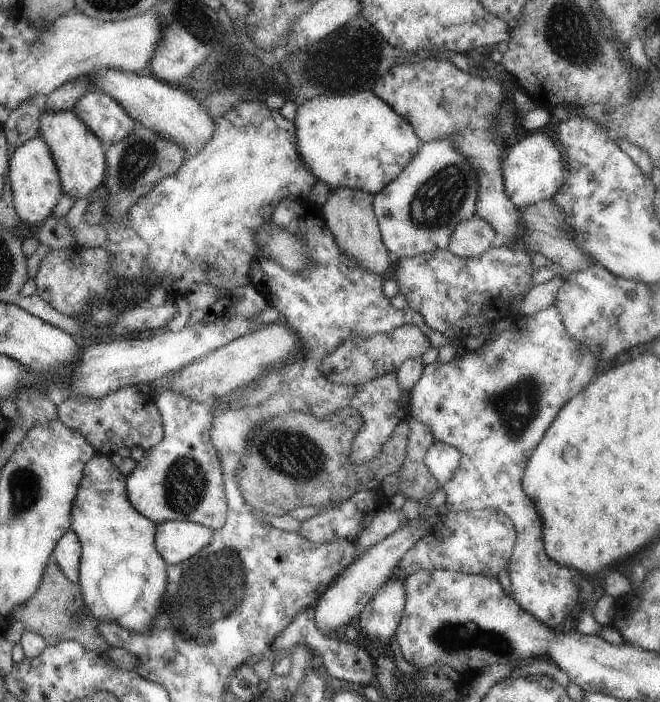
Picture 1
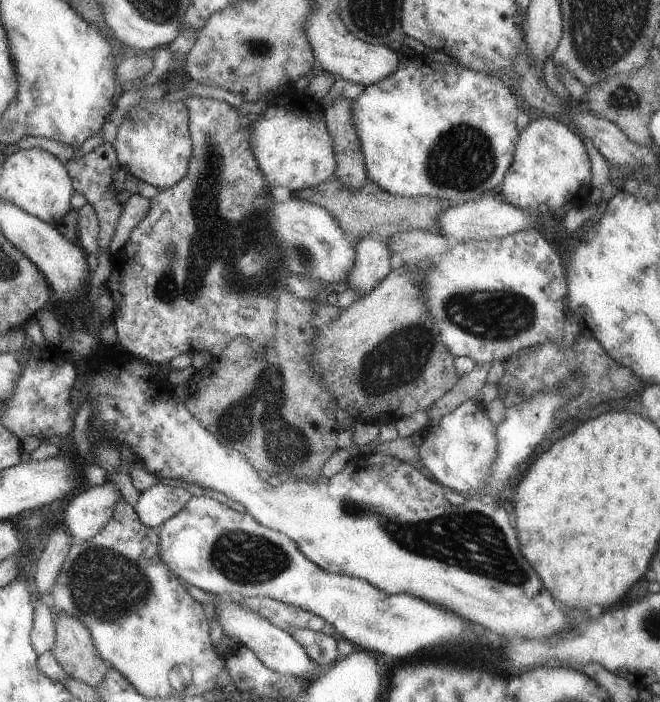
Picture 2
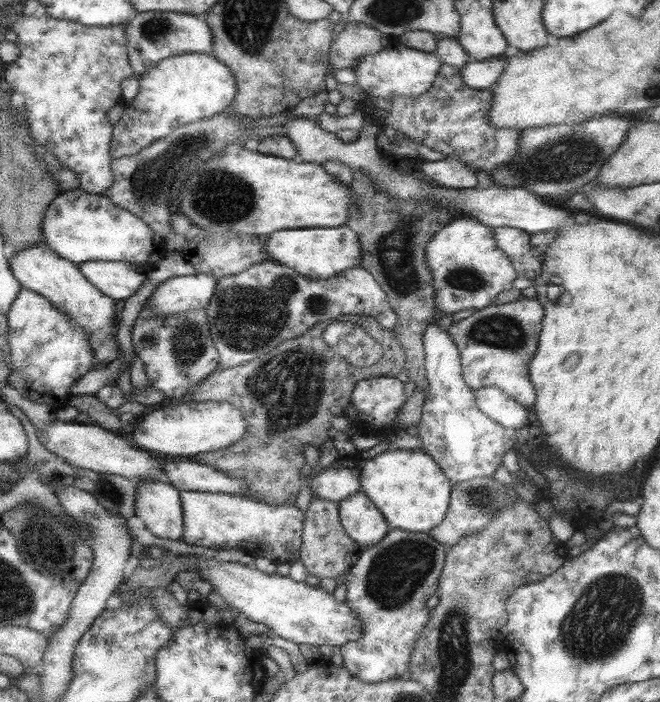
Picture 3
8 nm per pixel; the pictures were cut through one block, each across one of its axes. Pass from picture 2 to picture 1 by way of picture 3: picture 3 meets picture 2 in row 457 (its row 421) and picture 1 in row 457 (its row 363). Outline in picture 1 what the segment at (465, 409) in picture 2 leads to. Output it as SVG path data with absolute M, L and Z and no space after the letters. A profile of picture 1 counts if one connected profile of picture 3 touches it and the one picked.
M434 441L434 444L426 451L424 464L430 474L436 478L440 486L448 482L458 468L460 468L460 451L442 441Z

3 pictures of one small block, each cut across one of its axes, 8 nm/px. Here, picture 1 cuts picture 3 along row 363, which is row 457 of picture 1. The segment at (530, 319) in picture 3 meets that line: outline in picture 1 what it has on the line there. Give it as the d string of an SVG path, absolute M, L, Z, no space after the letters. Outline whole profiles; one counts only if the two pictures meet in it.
M554 303L527 318L519 313L511 317L513 321L510 328L478 349L457 353L447 364L436 359L432 364L423 366L421 377L409 392L409 416L426 424L436 441L442 441L460 451L460 468L441 486L446 493L446 506L450 513L493 508L502 510L510 518L517 533L506 568L512 584L509 594L526 612L555 629L577 604L580 589L573 569L560 566L548 558L542 540L542 521L534 506L535 502L526 496L522 488L522 478L528 458L556 415L571 398L578 396L588 386L590 380L596 378L594 374L598 358L566 334L562 316Z

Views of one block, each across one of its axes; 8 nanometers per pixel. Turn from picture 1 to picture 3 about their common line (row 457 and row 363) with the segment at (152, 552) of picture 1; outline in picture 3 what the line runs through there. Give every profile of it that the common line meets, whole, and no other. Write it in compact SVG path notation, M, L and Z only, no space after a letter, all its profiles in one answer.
M44 242L40 245L34 245L30 247L24 247L23 250L18 250L12 254L12 258L9 261L10 271L18 279L21 284L21 288L31 290L36 294L42 295L42 297L48 299L59 311L68 315L76 325L80 326L88 335L92 353L94 353L94 362L92 362L92 369L98 370L103 369L114 360L117 360L118 356L118 345L114 338L114 322L116 322L115 315L115 304L116 301L109 296L106 296L103 292L100 292L86 277L80 273L78 265L68 262L64 258L61 258L54 250L48 247L47 243Z

